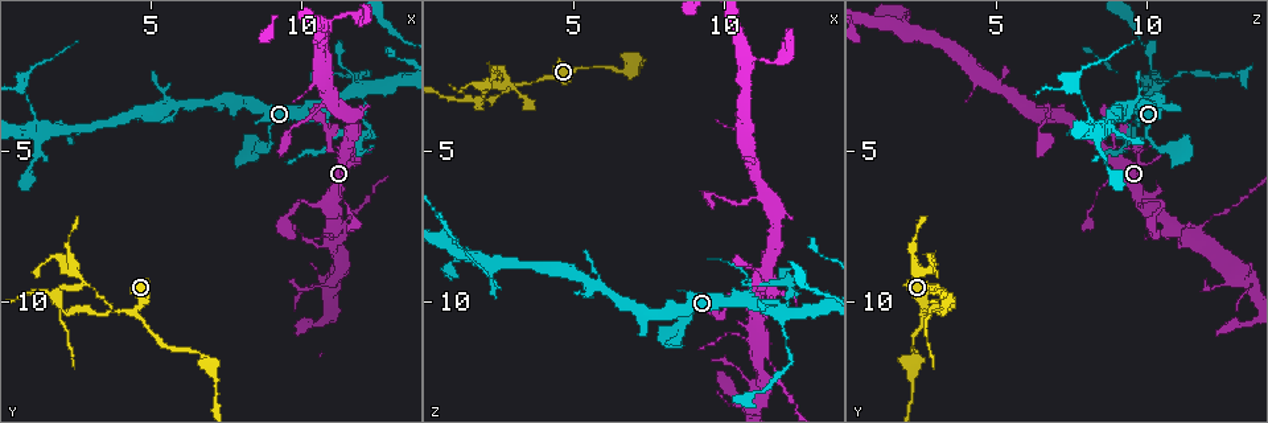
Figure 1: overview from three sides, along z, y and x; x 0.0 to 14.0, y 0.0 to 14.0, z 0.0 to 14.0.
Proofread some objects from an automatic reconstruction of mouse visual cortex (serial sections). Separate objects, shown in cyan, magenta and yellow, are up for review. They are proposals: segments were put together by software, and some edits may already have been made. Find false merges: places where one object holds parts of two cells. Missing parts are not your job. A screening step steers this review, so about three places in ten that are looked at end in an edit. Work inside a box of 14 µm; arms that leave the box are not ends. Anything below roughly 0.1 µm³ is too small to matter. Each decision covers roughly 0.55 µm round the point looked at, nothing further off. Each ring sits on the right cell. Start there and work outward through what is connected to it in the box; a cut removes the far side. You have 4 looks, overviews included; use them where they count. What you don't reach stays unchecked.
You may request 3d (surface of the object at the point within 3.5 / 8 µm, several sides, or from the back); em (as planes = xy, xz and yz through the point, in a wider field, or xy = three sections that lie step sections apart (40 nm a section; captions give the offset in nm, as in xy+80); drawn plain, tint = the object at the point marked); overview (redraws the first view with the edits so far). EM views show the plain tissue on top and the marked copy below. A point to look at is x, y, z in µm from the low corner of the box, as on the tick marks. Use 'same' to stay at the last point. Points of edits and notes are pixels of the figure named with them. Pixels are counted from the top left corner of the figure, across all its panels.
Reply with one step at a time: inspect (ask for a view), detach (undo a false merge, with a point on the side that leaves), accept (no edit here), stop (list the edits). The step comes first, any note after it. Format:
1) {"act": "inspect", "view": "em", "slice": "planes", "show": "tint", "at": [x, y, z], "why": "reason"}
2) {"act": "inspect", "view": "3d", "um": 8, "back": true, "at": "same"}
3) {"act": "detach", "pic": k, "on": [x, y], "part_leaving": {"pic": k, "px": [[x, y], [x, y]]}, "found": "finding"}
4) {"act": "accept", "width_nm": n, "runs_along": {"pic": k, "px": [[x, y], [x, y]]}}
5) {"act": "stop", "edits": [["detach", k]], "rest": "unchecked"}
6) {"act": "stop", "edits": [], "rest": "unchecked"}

{"act": "inspect", "view": "3d", "um": 8, "back": true, "at": [12.0, 3.8, 9.9], "why": "sharp bend"}

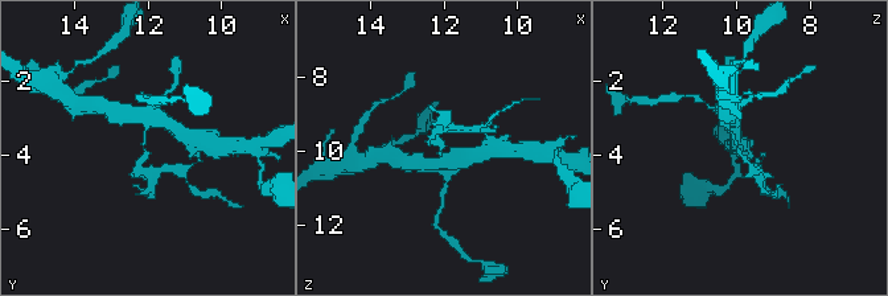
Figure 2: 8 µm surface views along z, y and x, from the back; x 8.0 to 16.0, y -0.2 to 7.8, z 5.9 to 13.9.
{"act": "inspect", "view": "em", "slice": "xy", "step": 1, "show": "tint", "at": [12.1, 3.8, 9.9], "arm_widths_nm": [150, 350]}

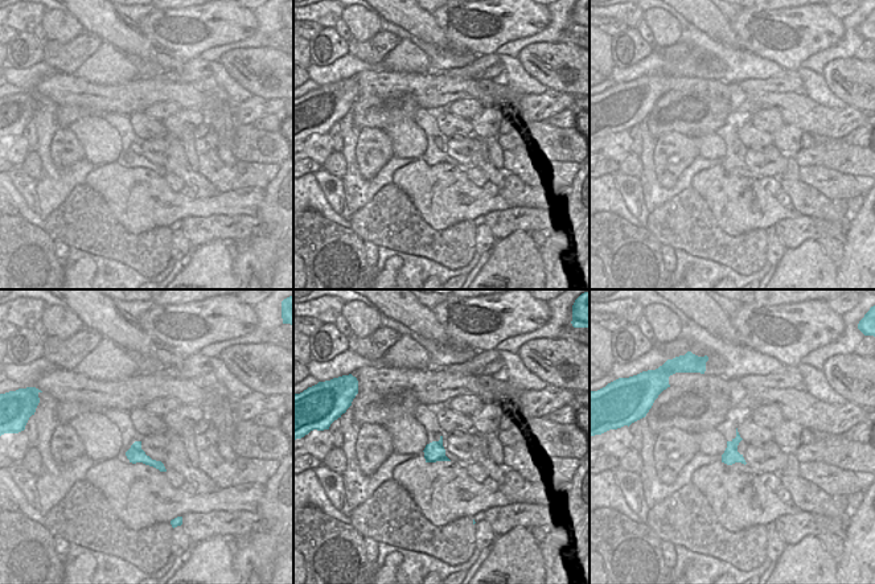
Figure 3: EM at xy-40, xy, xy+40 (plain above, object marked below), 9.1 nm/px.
{"act": "accept", "width_nm": 170, "runs_along": {"pic": 2, "px": [[728, 119], [736, 147], [760, 175]]}, "found": "continuous, no second cell"}

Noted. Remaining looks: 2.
{"act": "inspect", "view": "3d", "um": 8, "at": [11.3, 7.6, 11.6], "why": "three arms meet"}

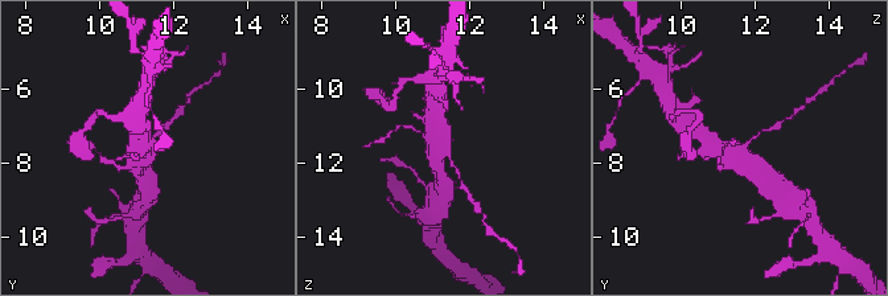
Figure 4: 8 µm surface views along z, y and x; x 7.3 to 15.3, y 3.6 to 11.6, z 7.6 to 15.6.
{"act": "inspect", "view": "3d", "um": 3.5, "at": [11.3, 7.6, 11.6]}

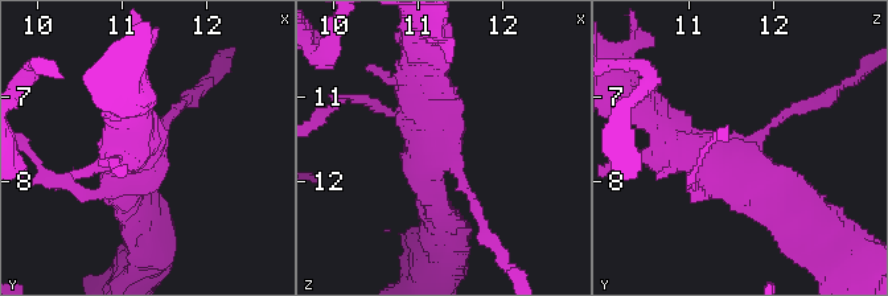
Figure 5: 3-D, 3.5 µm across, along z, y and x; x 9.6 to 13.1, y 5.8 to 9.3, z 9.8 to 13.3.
{"act": "accept", "runs_along": {"pic": 5, "px": [[657, 124], [798, 205]]}, "found": "all the same cell"}

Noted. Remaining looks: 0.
{"act": "stop", "edits": [], "rest": "unchecked"}

